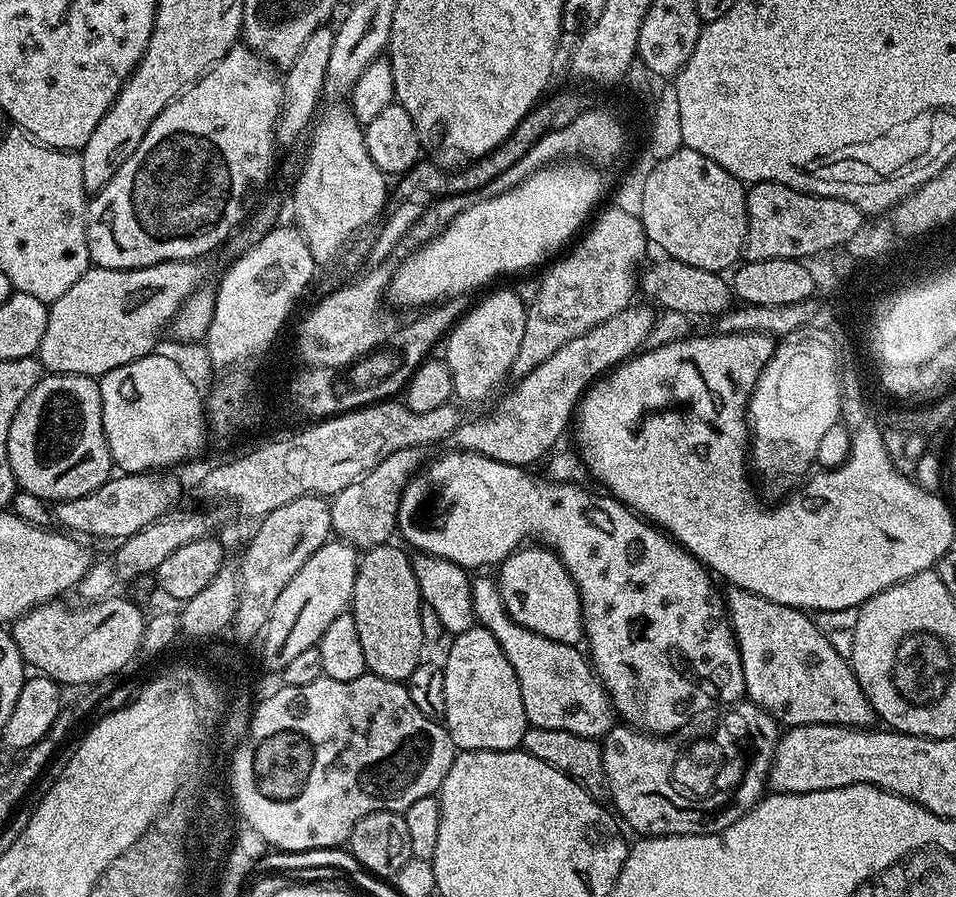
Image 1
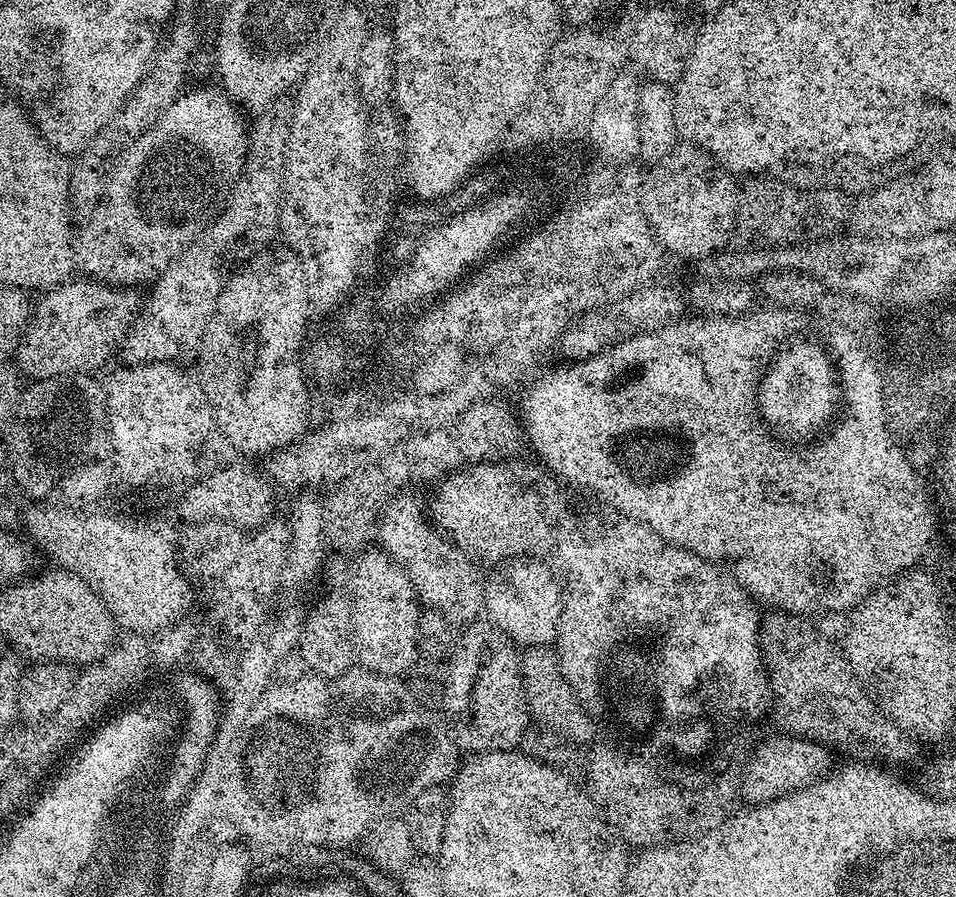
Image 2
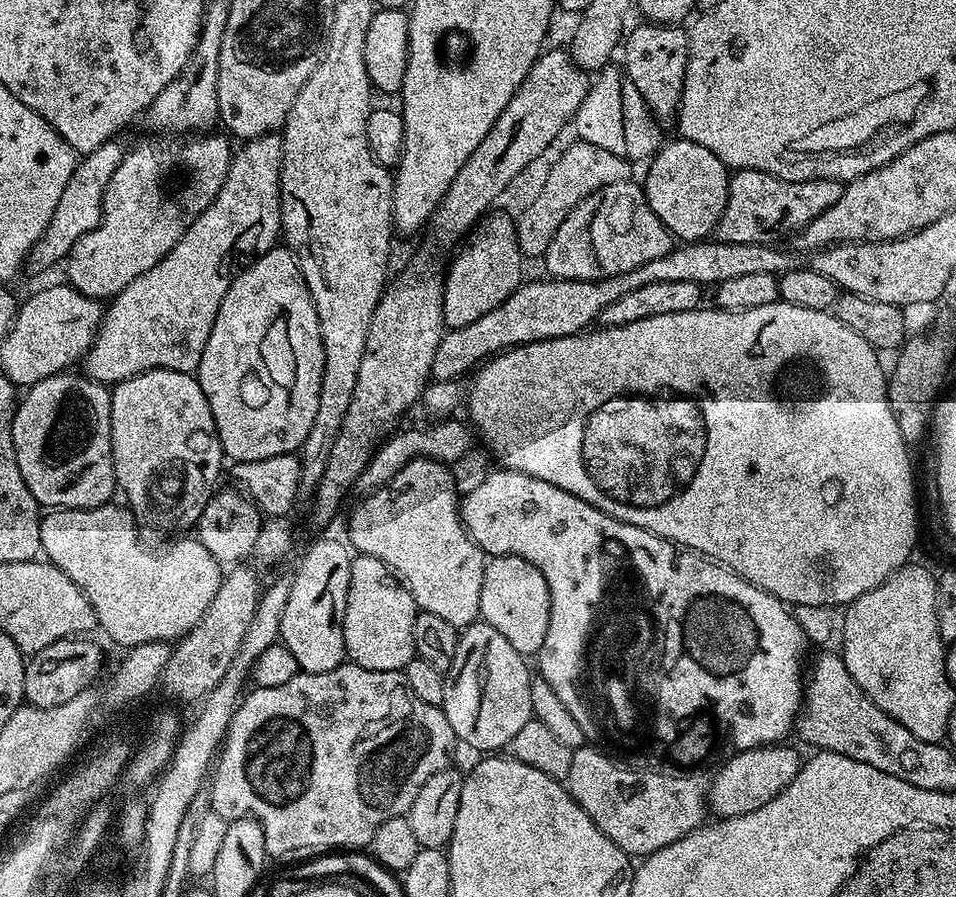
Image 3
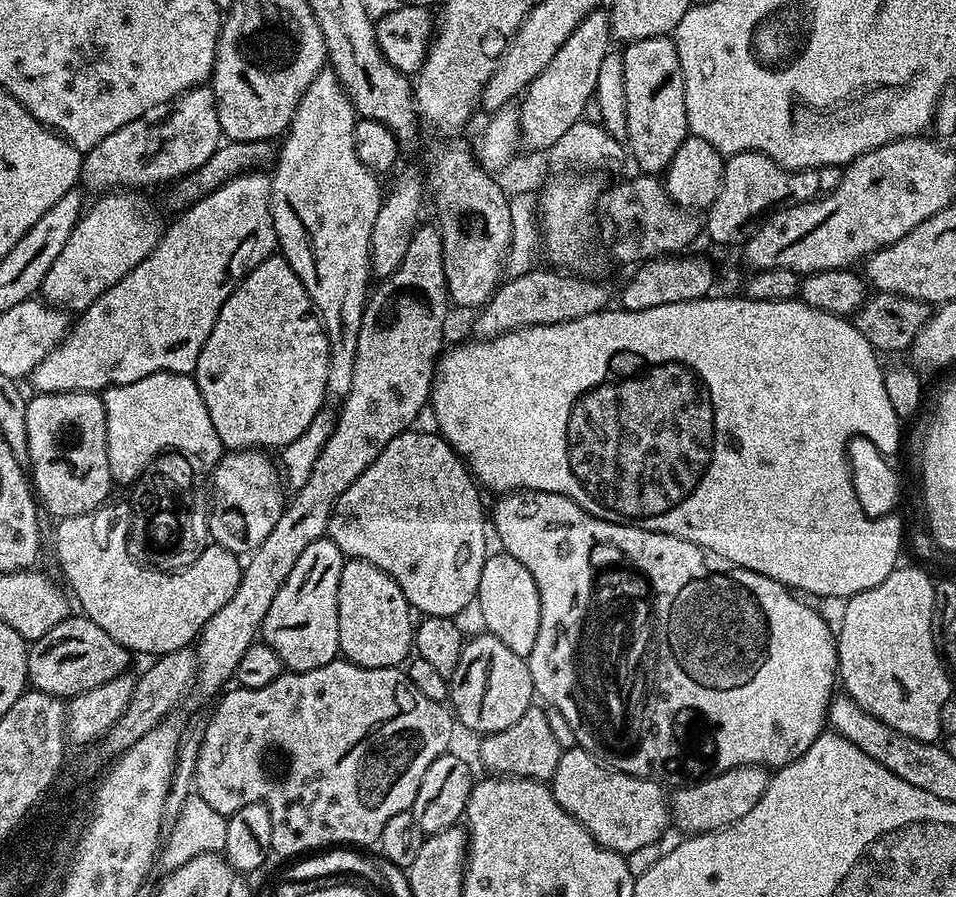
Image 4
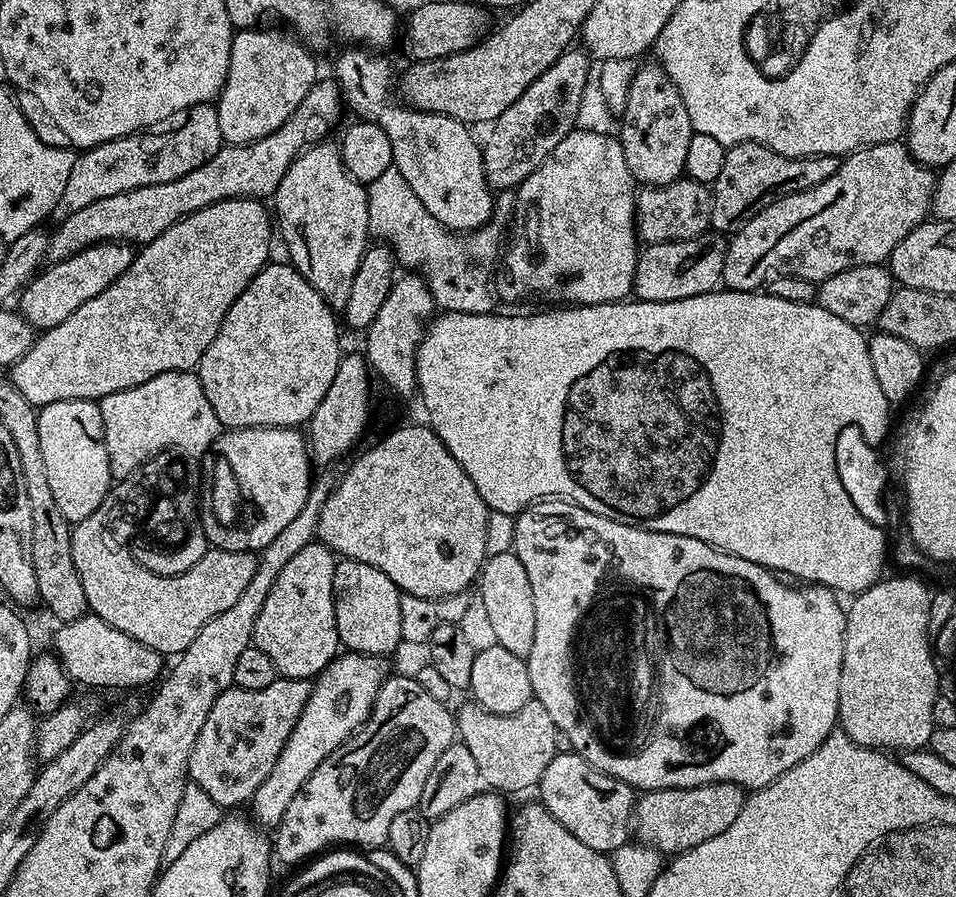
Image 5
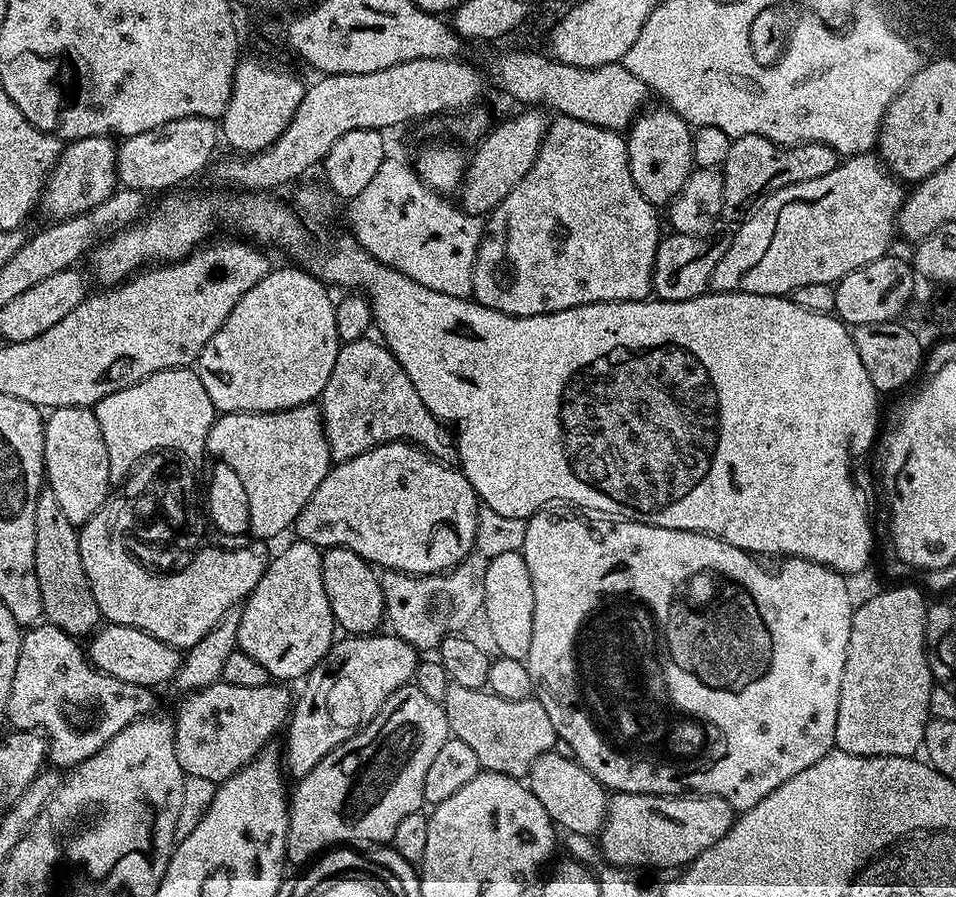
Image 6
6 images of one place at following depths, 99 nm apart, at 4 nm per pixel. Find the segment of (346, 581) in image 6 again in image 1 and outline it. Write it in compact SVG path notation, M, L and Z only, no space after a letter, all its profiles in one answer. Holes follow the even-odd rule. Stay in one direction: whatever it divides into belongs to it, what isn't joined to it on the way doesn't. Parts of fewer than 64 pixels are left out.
M392 542L380 544L359 557L350 611L354 626L358 626L358 639L362 641L362 654L366 654L368 672L387 680L406 682L422 662L420 651L426 647L426 641L420 617L422 601L412 561L403 547L394 545Z

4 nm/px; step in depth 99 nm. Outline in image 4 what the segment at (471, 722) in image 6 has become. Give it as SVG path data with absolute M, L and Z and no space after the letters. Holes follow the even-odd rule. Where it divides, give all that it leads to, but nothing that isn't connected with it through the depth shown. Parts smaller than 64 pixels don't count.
M533 706L506 730L489 732L480 744L480 760L497 776L515 776L522 780L551 781L554 770L558 770L561 746L558 738L550 731L550 718L543 707Z

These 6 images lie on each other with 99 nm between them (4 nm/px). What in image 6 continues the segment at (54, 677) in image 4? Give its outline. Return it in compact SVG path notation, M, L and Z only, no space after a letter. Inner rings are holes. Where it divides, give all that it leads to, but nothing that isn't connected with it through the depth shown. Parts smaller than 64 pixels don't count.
M105 623L91 637L90 643L92 645L87 645L86 655L101 672L134 686L159 689L159 684L164 684L167 680L168 683L175 681L176 672L180 669L181 649L170 646L154 638L154 634L146 634L146 630L138 630L134 626Z

